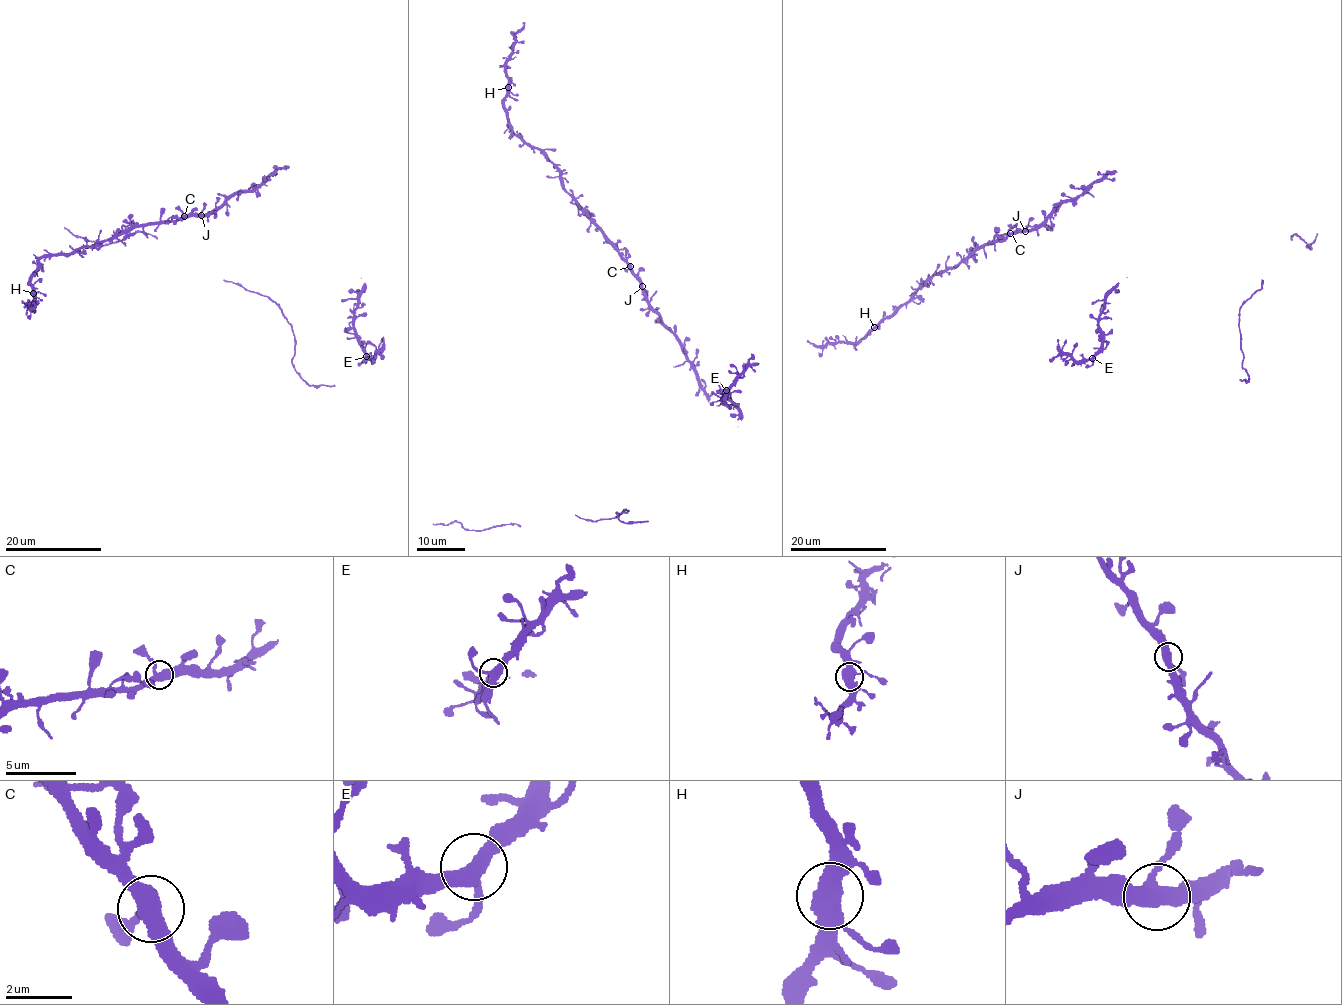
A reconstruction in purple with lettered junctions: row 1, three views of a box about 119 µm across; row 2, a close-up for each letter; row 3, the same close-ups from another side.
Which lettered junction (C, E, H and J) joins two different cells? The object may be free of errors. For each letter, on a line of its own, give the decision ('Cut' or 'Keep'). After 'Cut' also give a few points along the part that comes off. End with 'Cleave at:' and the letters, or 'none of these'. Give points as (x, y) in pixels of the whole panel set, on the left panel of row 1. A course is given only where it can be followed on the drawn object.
C: Keep
E: Keep
H: Keep
J: Keep
Cleave at: none of these

